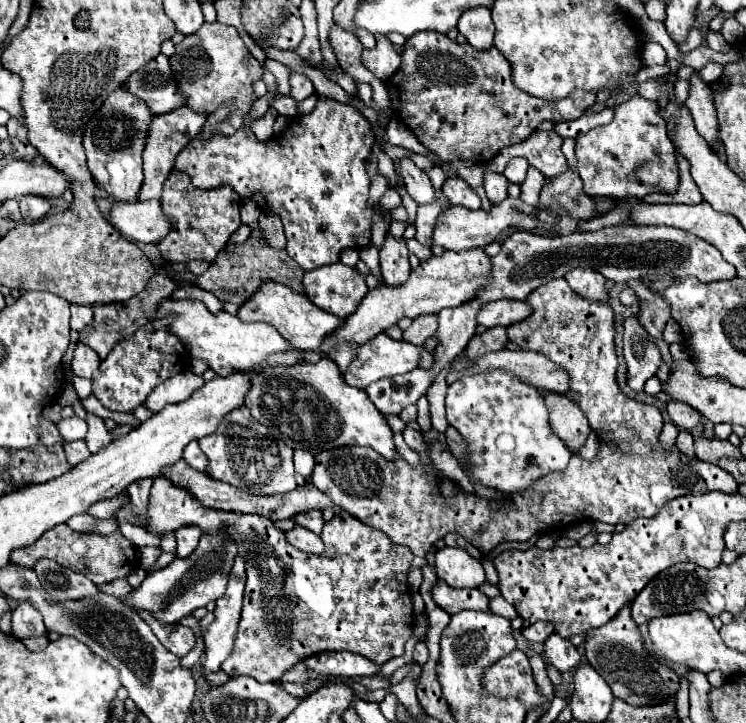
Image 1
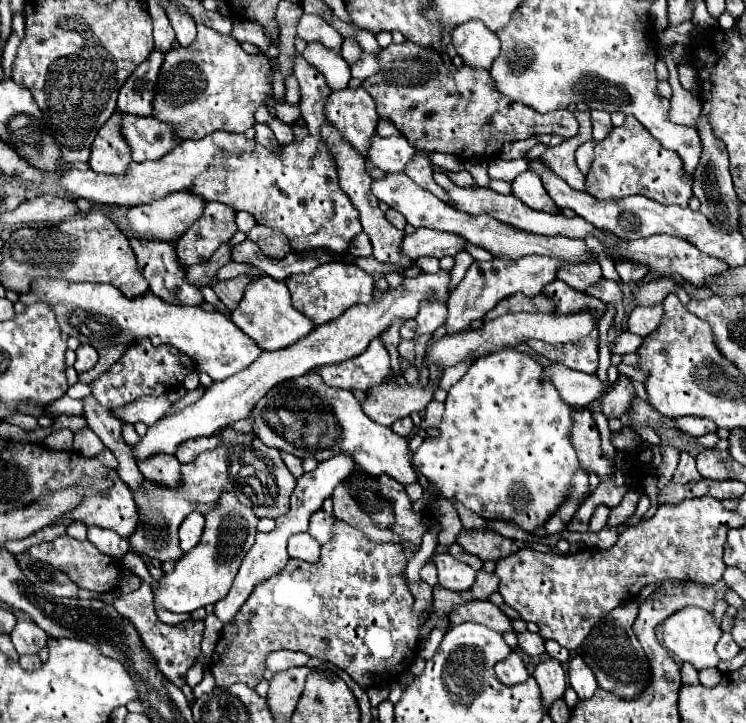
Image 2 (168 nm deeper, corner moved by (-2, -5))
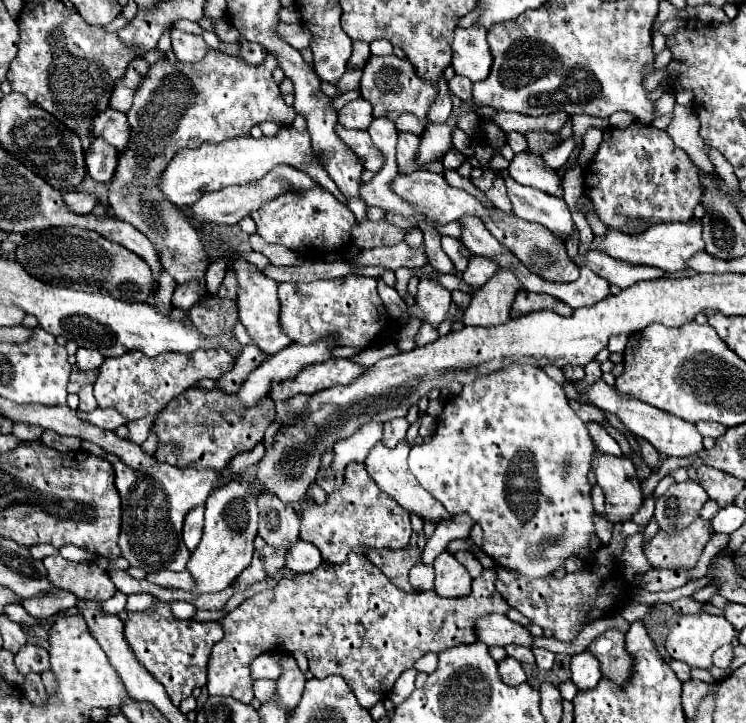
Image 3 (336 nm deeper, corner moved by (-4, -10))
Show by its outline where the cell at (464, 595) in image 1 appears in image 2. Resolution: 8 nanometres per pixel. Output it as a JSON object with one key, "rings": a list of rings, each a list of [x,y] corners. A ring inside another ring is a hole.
{"rings":[[[491,601],[463,603],[463,605],[455,607],[447,617],[449,617],[451,625],[459,625],[463,621],[475,621],[475,623],[487,625],[489,629],[495,629],[499,633],[505,633],[505,631],[513,629],[509,617],[497,605],[493,605]]]}

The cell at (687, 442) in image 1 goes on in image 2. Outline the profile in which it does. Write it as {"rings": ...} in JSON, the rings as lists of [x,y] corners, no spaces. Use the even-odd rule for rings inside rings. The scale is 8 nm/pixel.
{"rings":[[[683,451],[683,453],[681,453],[681,461],[679,461],[677,469],[675,469],[673,481],[677,481],[677,483],[687,483],[687,481],[697,481],[699,477],[701,477],[701,475],[699,475],[697,469],[695,469],[695,457],[693,457],[691,453]]]}

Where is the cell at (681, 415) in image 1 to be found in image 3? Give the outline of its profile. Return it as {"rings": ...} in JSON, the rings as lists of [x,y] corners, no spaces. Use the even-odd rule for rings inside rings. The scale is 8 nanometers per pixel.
{"rings":[[[697,422],[695,426],[701,432],[701,436],[711,436],[711,438],[719,438],[727,430],[723,424],[717,424],[717,422]]]}

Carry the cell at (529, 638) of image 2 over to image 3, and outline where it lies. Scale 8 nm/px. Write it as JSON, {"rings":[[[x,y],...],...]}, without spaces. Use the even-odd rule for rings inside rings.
{"rings":[[[509,644],[509,646],[505,646],[505,652],[507,652],[507,656],[511,656],[511,658],[515,658],[519,662],[535,662],[535,656],[533,656],[531,648]]]}

